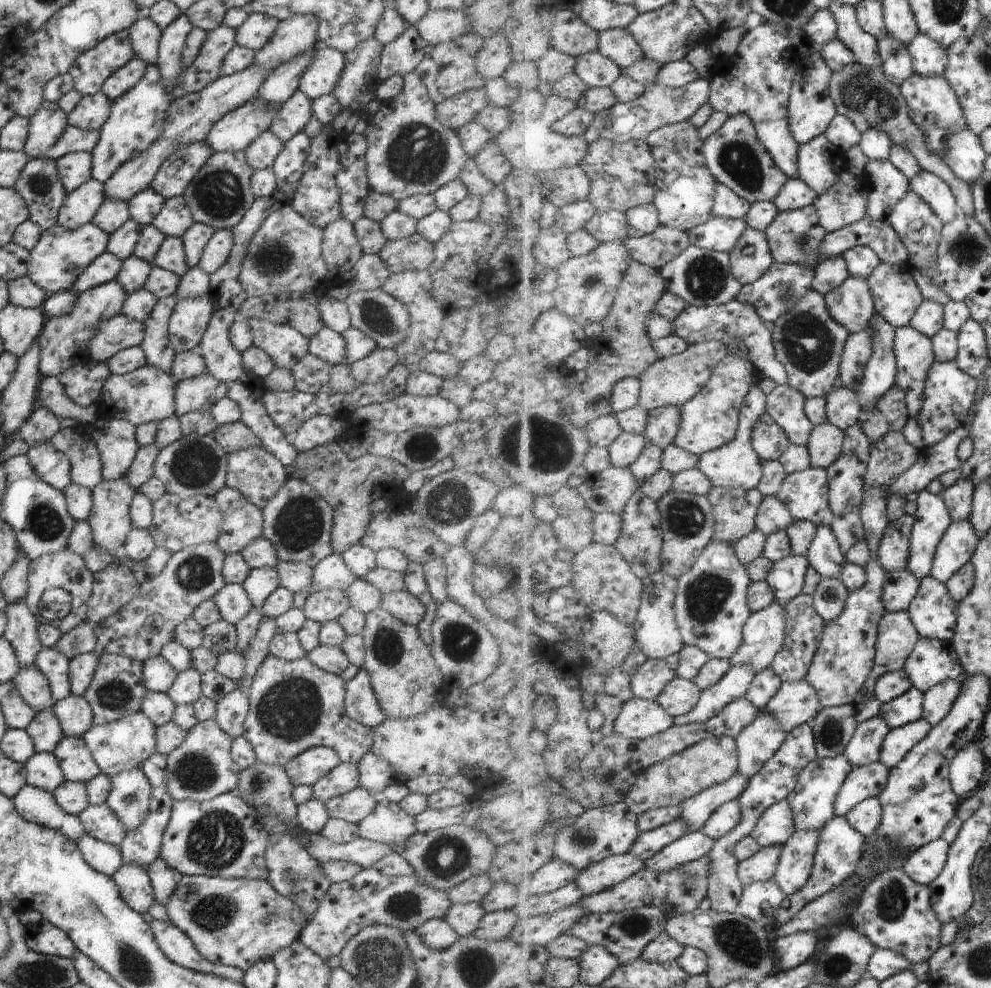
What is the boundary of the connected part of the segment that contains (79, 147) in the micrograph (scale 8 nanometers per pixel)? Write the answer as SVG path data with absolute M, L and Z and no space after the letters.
M68 125L64 134L58 138L58 142L46 150L39 158L49 158L57 161L68 153L84 151L91 153L94 150L99 138L97 130L82 130Z

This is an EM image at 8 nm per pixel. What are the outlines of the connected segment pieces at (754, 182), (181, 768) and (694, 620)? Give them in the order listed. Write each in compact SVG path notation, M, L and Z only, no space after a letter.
M750 115L731 116L726 126L706 140L706 158L710 170L717 175L718 182L731 188L751 203L760 201L775 202L778 195L790 182L789 174L774 160L773 154L762 142L757 124Z
M215 720L199 722L186 733L184 742L166 757L166 790L173 802L206 802L220 794L232 793L238 788L241 768L232 760L232 742L233 738Z
M714 539L706 548L700 561L688 574L679 579L676 614L678 626L686 645L698 646L712 659L728 659L738 653L745 641L745 626L754 615L750 606L749 588L753 585L749 567L742 562L735 546L729 542Z

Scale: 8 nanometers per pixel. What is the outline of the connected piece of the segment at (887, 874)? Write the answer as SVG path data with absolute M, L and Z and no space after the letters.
M904 869L882 871L879 876L870 883L866 894L862 896L859 907L854 910L854 918L851 926L866 934L877 947L883 949L898 950L900 954L906 954L913 964L930 961L931 958L942 949L942 922L932 906L932 893L930 885L916 882Z

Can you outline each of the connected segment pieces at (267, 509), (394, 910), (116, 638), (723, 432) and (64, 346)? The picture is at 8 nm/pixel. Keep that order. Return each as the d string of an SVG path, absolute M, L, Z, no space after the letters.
M286 479L278 494L270 498L261 511L263 536L274 545L280 561L304 563L313 568L318 562L322 562L323 558L334 553L330 540L334 510L302 479Z
M372 867L363 868L350 880L330 885L312 920L302 929L299 941L327 961L339 956L350 938L363 928L384 925L401 931L415 931L431 918L445 918L450 905L447 891L424 886L417 881L415 875L391 877Z
M211 542L172 553L166 568L156 578L143 583L132 602L94 626L96 646L93 652L98 656L104 653L124 655L141 663L160 655L162 648L173 640L176 627L190 618L202 602L213 599L227 585L222 576L224 558L226 555L217 543Z
M730 352L717 366L709 385L681 407L682 426L675 443L698 456L729 445L737 437L741 428L742 410L749 400L750 390L758 384L759 378L759 371L751 360Z
M114 279L80 293L76 306L70 308L66 314L62 314L58 318L46 318L42 332L37 338L38 344L40 344L40 362L38 366L41 376L43 378L57 377L62 372L66 372L71 366L90 361L88 355L90 340L92 340L98 324L102 320L110 320L112 316L120 314L126 297L126 292Z

